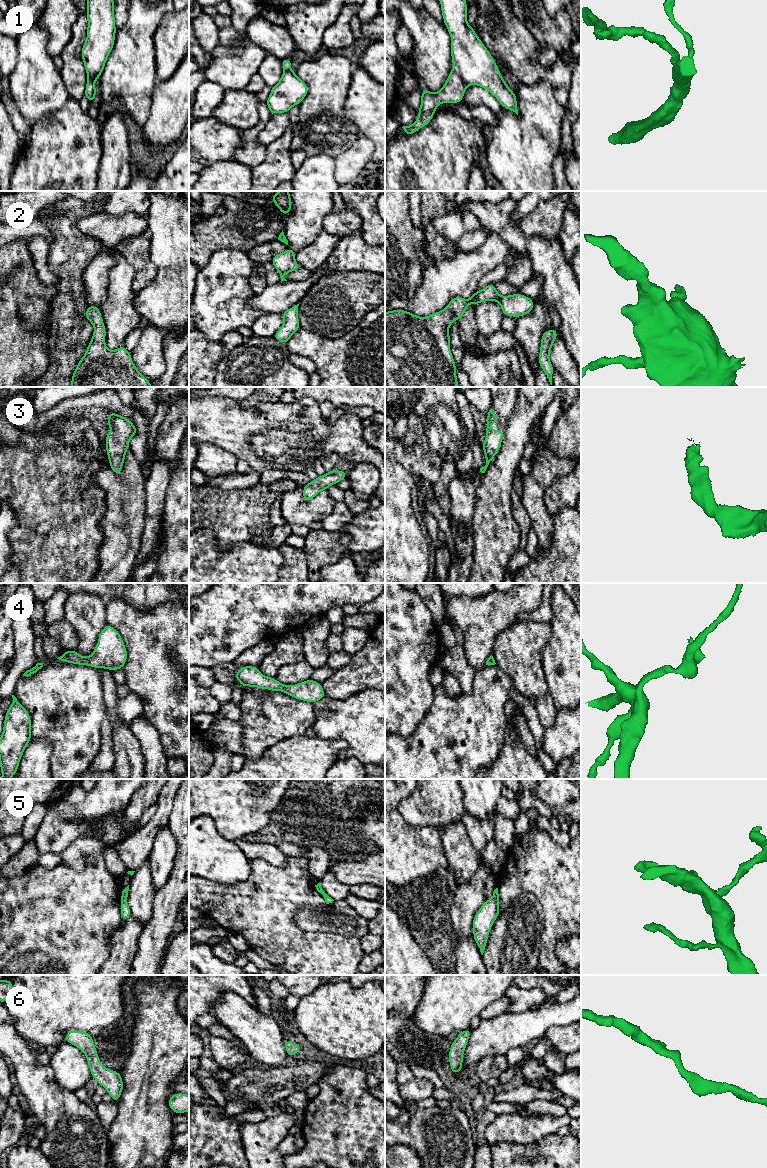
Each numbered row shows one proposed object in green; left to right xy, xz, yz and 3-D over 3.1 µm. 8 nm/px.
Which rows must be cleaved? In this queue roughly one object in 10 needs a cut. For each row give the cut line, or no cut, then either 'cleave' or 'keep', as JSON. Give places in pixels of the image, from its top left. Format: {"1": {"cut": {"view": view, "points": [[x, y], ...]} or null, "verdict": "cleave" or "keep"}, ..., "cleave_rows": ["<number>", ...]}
{"1": {"cut": {"view": "yz", "points": [[454, 69], [466, 86]]}, "verdict": "cleave"}, "2": {"cut": null, "verdict": "keep"}, "3": {"cut": null, "verdict": "keep"}, "4": {"cut": null, "verdict": "keep"}, "5": {"cut": null, "verdict": "keep"}, "6": {"cut": null, "verdict": "keep"}, "cleave_rows": ["1"]}

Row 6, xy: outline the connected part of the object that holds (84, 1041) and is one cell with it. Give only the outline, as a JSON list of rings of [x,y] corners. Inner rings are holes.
[[[70,1030],[65,1035],[65,1042],[73,1044],[86,1055],[91,1076],[106,1089],[113,1101],[117,1103],[124,1087],[122,1077],[118,1071],[109,1070],[101,1064],[93,1037],[89,1032]]]

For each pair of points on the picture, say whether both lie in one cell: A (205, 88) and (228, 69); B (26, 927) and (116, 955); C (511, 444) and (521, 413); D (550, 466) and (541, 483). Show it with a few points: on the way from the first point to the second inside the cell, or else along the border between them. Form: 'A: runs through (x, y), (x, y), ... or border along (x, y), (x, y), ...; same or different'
A: border along (206, 79), (218, 83), (225, 89); different
B: border along (115, 930), (110, 938), (109, 956), (101, 964); different
C: runs through (516, 436), (521, 421); same
D: runs through (546, 470), (541, 475), (541, 479); same

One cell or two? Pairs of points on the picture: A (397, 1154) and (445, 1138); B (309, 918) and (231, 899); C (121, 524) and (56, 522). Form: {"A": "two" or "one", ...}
{"A": "two", "B": "two", "C": "two"}

